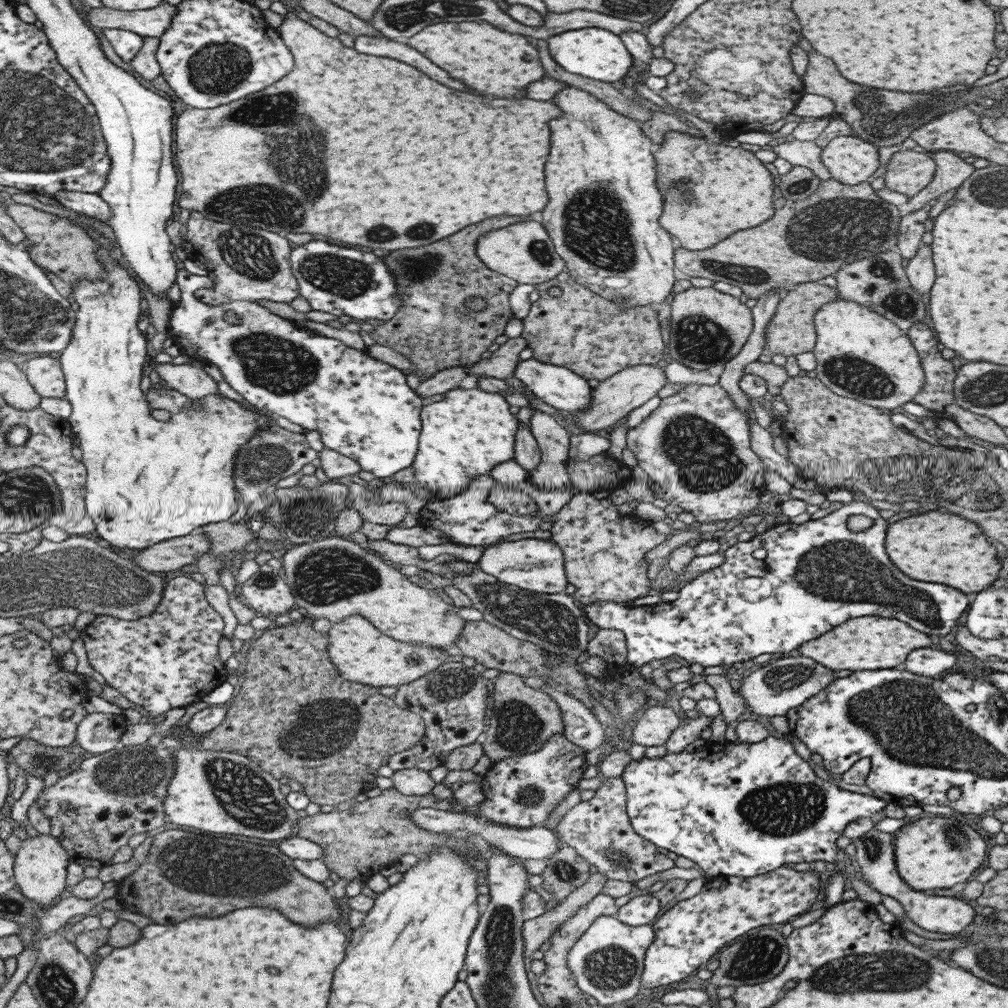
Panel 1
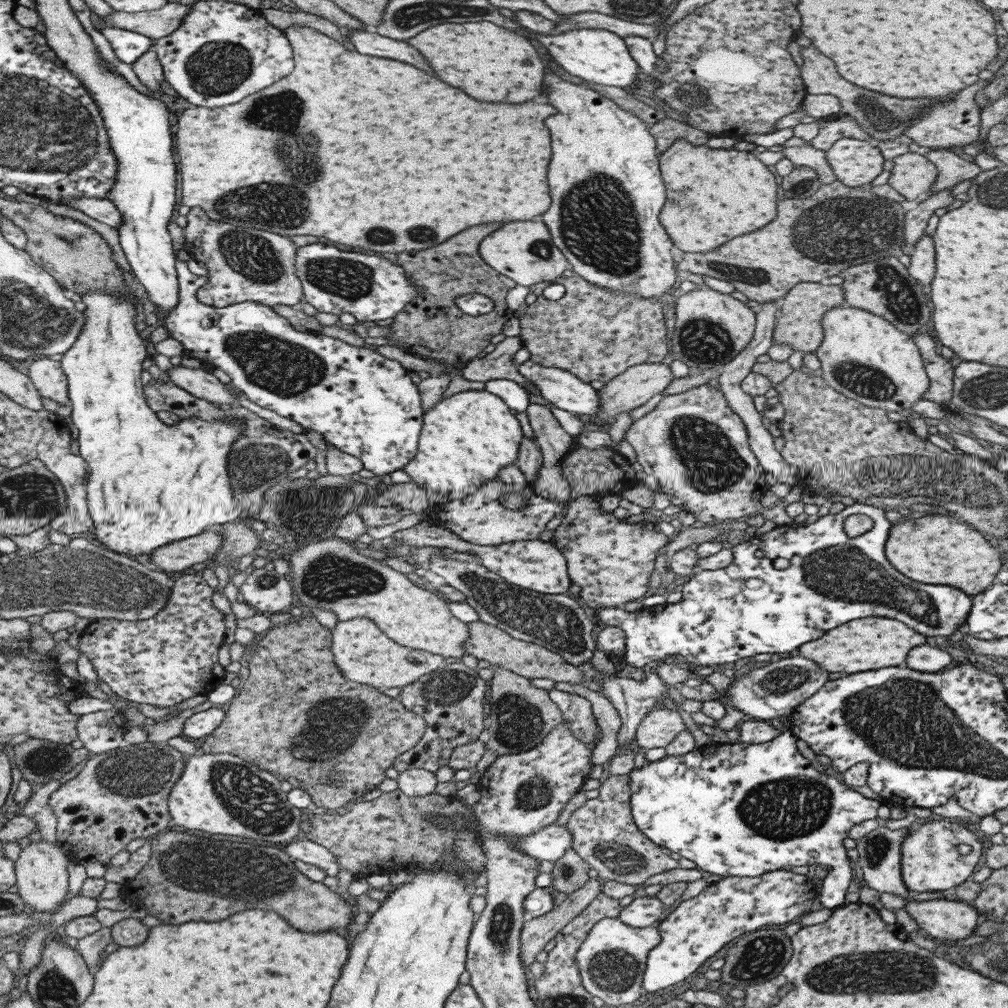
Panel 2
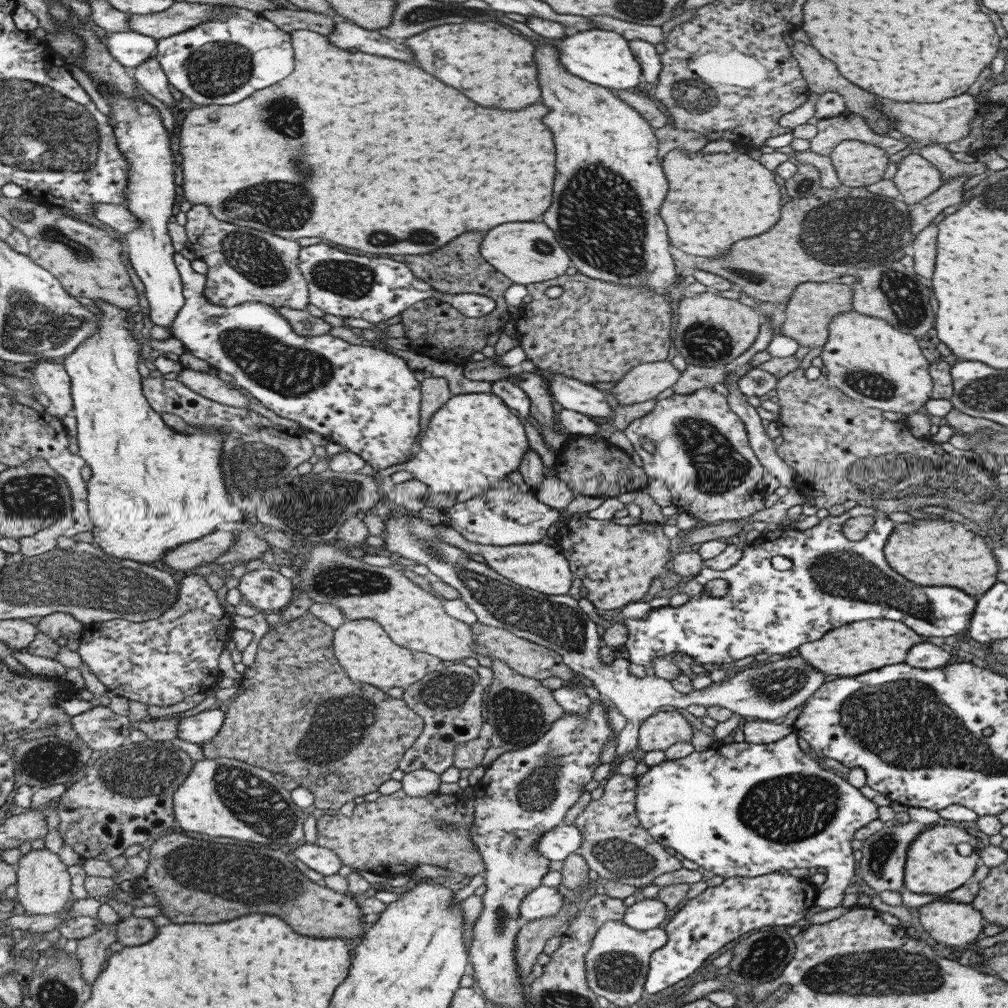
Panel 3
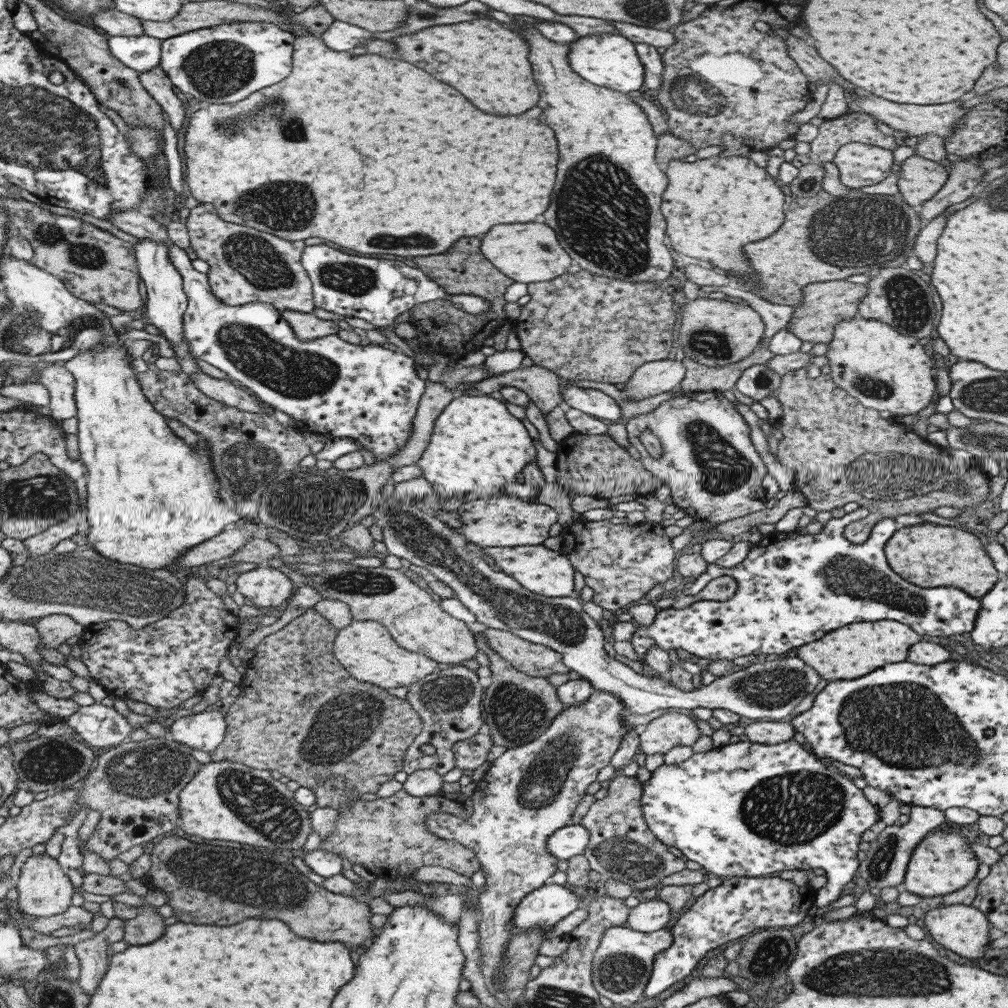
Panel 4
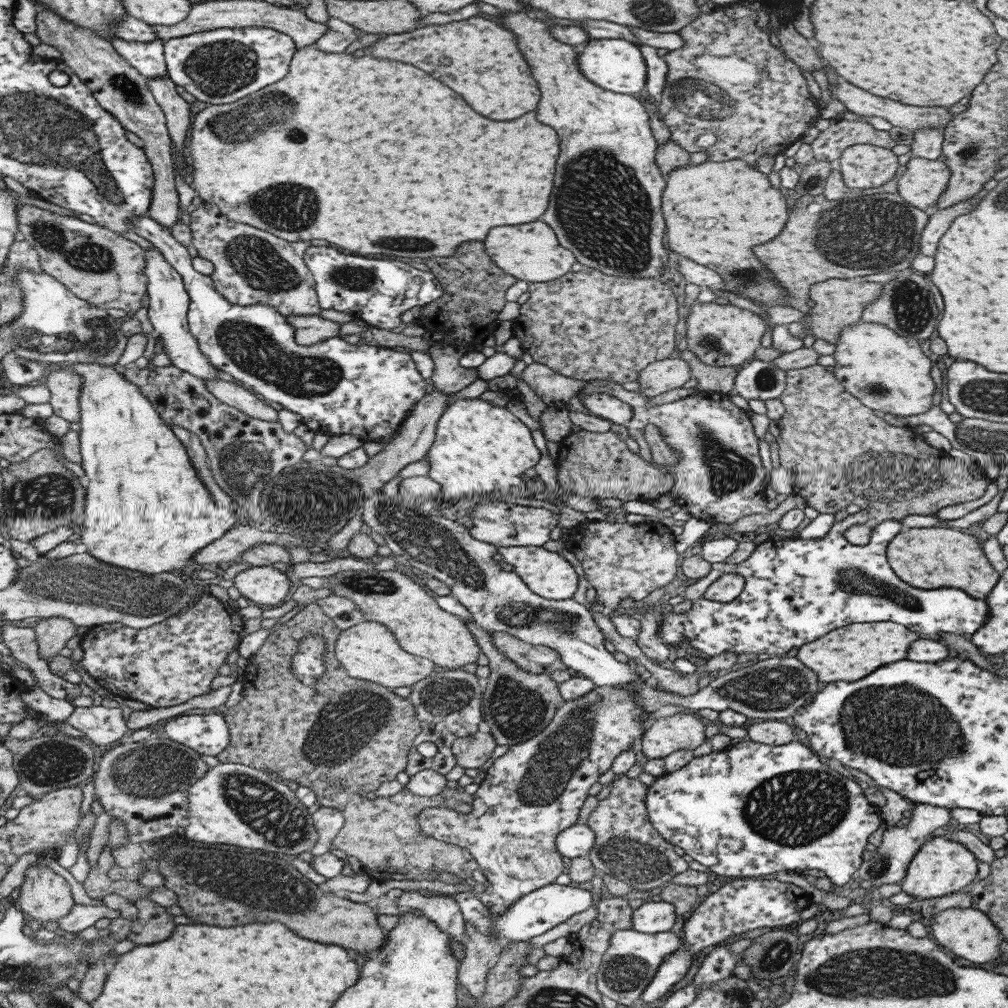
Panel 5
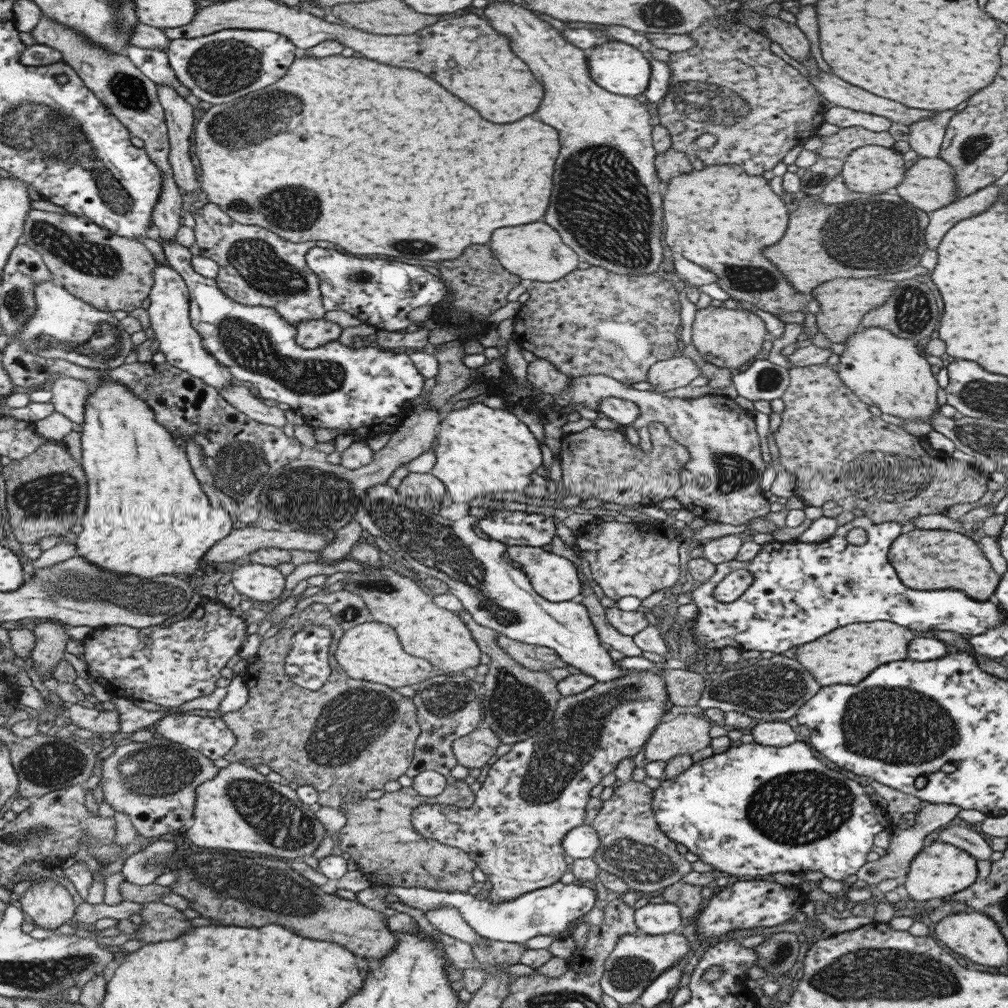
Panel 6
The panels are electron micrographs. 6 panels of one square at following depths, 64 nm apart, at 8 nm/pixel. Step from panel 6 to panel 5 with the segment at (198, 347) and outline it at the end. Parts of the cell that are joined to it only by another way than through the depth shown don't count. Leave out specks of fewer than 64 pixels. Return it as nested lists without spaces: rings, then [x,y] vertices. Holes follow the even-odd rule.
[[[155,247],[143,250],[144,267],[147,286],[147,316],[159,340],[163,344],[163,352],[169,358],[171,366],[201,380],[219,380],[215,369],[197,349],[197,341],[187,329],[186,312],[188,309],[188,294],[185,292],[180,274],[163,258],[160,250]]]

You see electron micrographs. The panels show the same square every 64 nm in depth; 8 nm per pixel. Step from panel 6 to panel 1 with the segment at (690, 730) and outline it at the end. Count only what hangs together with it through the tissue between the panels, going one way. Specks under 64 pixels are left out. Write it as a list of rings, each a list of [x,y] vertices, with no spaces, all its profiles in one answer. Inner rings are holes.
[[[648,704],[639,711],[631,729],[631,740],[645,747],[661,746],[679,721],[680,718],[669,707]]]

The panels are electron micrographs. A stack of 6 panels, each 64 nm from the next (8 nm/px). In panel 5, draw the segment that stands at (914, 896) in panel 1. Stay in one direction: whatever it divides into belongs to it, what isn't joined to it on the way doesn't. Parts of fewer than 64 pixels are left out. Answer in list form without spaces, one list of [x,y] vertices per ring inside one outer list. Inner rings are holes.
[[[915,804],[909,824],[896,827],[885,826],[882,831],[881,844],[871,851],[871,858],[863,861],[857,869],[857,876],[860,880],[867,882],[870,886],[878,887],[882,884],[893,884],[901,882],[906,874],[906,868],[913,855],[920,849],[927,840],[927,834],[935,829],[941,828],[951,819],[951,808],[931,806],[927,804]],[[946,908],[929,917],[929,928],[933,940],[941,947],[951,950],[959,958],[969,962],[991,962],[1000,958],[1003,943],[997,939],[997,927],[980,910],[967,908]]]

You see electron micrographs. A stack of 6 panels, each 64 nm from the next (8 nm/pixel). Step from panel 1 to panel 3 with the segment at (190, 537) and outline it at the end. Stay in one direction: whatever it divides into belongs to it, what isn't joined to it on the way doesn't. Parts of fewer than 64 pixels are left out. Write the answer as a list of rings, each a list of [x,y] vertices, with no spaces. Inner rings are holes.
[[[215,529],[201,538],[171,547],[160,561],[173,570],[182,571],[199,566],[201,561],[212,562],[232,545],[234,534],[235,531]]]

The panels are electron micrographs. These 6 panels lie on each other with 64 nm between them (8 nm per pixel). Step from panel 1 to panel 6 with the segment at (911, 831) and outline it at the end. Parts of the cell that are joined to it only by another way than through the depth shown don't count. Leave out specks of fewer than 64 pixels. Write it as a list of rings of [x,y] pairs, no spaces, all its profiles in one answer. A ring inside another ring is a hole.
[[[933,842],[921,848],[913,857],[907,873],[902,877],[902,885],[911,901],[934,902],[949,897],[976,881],[975,862],[976,860],[968,852],[960,848],[945,842]]]

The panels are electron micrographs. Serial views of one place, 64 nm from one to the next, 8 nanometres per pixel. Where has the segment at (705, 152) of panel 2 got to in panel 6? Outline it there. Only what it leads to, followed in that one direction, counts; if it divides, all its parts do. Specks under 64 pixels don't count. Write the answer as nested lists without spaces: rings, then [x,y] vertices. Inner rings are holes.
[[[731,163],[709,166],[703,165],[701,170],[691,169],[689,172],[670,178],[665,186],[666,189],[662,196],[662,220],[663,224],[665,224],[663,242],[669,246],[669,250],[671,250],[676,257],[681,256],[689,259],[689,262],[694,262],[710,270],[717,277],[716,283],[721,290],[724,290],[733,300],[749,302],[749,304],[752,304],[755,308],[764,310],[775,317],[779,313],[797,312],[806,308],[806,304],[812,299],[812,296],[810,294],[799,294],[790,283],[786,281],[786,278],[782,276],[778,270],[775,270],[773,264],[767,262],[767,259],[759,254],[759,252],[762,251],[761,248],[764,249],[765,246],[771,246],[771,244],[775,244],[775,242],[781,238],[781,234],[783,234],[783,230],[786,229],[788,223],[788,213],[790,211],[790,208],[784,205],[783,201],[771,191],[768,181],[766,181],[762,175],[748,175],[741,166],[732,165]]]

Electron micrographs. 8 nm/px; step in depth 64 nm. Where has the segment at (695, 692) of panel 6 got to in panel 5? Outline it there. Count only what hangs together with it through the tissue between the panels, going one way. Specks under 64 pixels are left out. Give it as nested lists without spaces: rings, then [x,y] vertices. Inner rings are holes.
[[[602,612],[591,613],[591,618],[597,625],[597,628],[602,632],[602,636],[605,638],[604,640],[613,646],[613,650],[625,654],[625,656],[636,660],[639,664],[645,664],[651,680],[655,681],[655,684],[660,689],[683,696],[689,696],[691,693],[699,690],[699,686],[697,685],[698,673],[686,674],[685,677],[685,675],[677,675],[675,671],[671,671],[670,669],[655,665],[651,661],[646,661],[646,656],[637,647],[634,638],[619,636],[613,623],[605,618]]]

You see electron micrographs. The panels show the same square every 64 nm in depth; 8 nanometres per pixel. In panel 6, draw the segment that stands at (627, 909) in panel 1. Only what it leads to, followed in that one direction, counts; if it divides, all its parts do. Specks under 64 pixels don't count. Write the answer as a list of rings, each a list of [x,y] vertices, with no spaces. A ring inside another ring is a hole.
[[[664,902],[646,903],[634,910],[634,923],[638,932],[648,935],[673,933],[684,926],[679,907]]]

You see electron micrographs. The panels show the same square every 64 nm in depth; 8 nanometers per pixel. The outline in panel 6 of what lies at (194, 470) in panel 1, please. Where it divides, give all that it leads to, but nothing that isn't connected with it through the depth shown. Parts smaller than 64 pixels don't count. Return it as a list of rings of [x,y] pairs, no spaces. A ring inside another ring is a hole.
[[[99,380],[99,384],[94,388],[92,387],[92,391],[89,394],[89,398],[85,400],[83,422],[81,424],[81,431],[78,432],[80,434],[81,449],[79,463],[87,482],[87,489],[86,505],[76,525],[77,538],[74,544],[76,546],[76,555],[83,557],[86,561],[93,563],[100,569],[122,575],[132,574],[141,578],[159,577],[162,574],[187,574],[191,576],[200,568],[200,564],[203,563],[202,558],[206,550],[211,548],[218,540],[227,536],[230,529],[234,527],[234,518],[230,512],[216,511],[215,507],[210,505],[208,496],[201,489],[191,471],[184,447],[177,444],[174,436],[164,426],[153,420],[153,412],[149,410],[149,406],[145,406],[145,402],[141,402],[135,394],[131,394],[132,390],[117,384],[117,382],[111,382],[111,380]]]

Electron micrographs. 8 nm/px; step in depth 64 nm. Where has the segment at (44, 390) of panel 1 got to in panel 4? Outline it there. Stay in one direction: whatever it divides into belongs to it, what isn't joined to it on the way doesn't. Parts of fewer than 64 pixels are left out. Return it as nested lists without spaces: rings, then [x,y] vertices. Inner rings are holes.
[[[55,364],[41,368],[36,376],[36,383],[41,384],[48,393],[48,408],[52,419],[63,421],[75,417],[75,380],[64,366]]]

